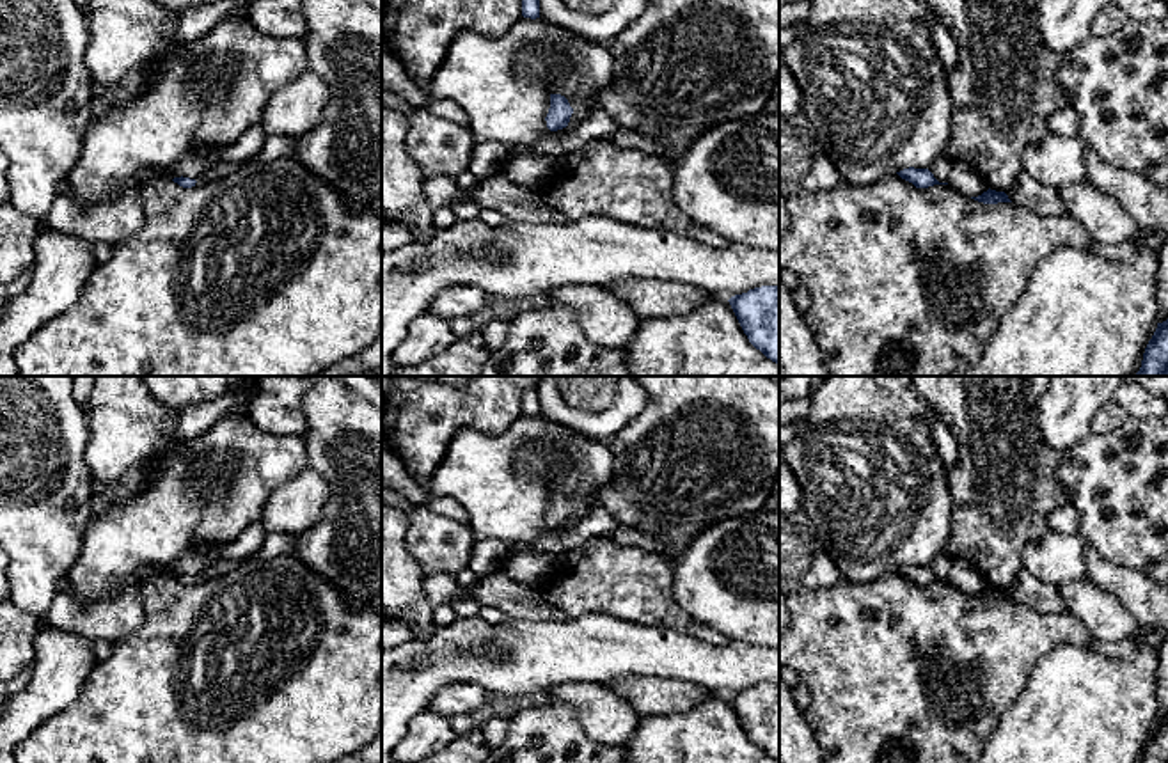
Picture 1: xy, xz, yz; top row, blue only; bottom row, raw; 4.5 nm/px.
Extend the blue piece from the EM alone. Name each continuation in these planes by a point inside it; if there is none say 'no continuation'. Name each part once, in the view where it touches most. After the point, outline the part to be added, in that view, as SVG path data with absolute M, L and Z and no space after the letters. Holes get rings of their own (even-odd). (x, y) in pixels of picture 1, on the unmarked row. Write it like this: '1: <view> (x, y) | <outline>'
no continuation

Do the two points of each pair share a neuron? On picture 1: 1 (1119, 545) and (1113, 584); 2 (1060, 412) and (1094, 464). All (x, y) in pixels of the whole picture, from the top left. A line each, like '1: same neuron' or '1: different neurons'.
1: different neurons
2: different neurons

